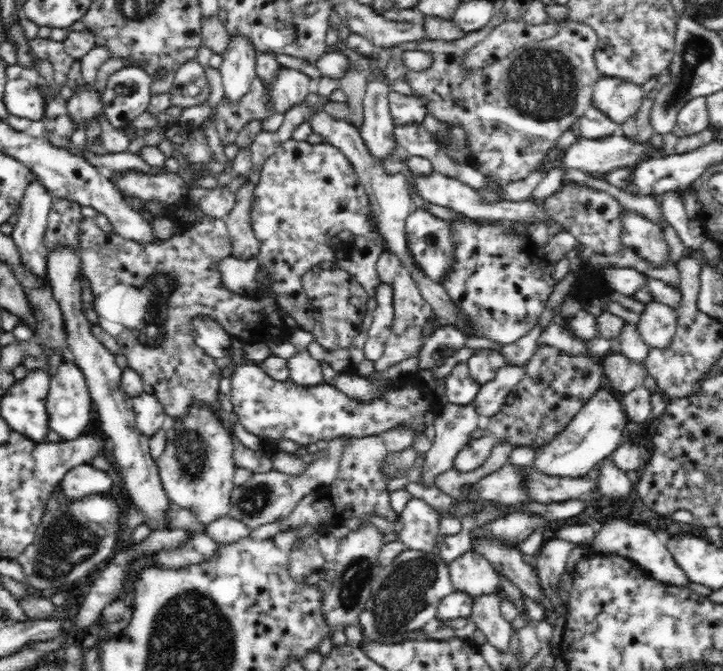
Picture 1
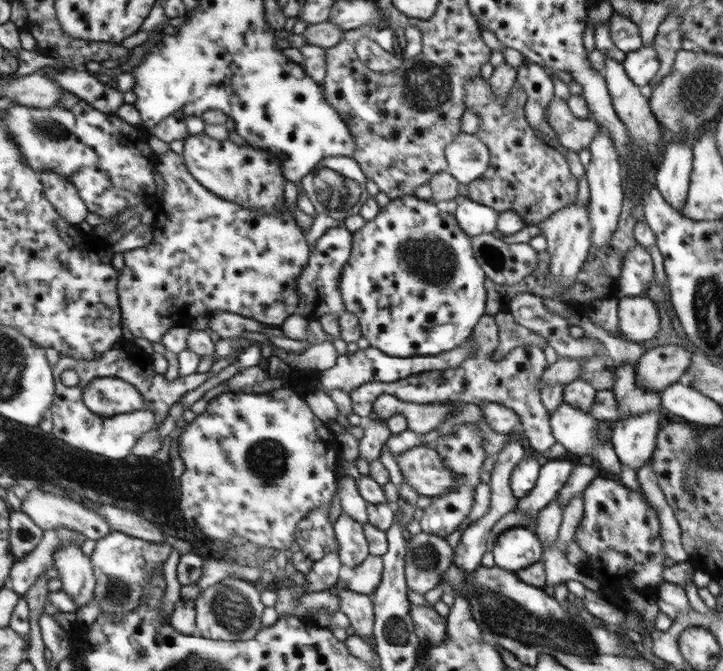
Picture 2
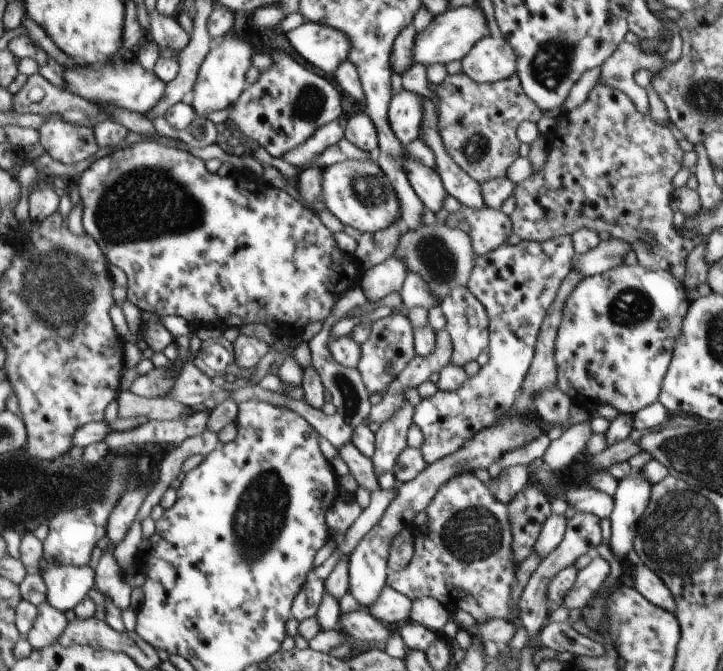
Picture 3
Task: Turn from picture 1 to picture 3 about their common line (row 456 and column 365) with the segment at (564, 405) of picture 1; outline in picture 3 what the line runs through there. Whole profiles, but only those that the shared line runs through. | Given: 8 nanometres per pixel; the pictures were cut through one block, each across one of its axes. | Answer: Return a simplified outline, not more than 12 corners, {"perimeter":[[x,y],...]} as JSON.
{"perimeter":[[351,441],[338,448],[338,457],[359,486],[381,489],[371,458]]}

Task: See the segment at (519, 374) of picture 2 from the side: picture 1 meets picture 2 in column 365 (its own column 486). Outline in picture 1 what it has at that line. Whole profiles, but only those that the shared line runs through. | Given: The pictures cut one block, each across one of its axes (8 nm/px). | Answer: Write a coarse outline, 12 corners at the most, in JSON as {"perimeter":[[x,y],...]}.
{"perimeter":[[506,366],[471,402],[483,420],[498,414],[525,375]]}

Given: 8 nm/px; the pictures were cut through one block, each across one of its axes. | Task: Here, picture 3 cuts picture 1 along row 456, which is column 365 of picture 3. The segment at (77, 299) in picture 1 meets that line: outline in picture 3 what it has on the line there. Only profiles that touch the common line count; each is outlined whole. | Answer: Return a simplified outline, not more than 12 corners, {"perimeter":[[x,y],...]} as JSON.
{"perimeter":[[367,113],[347,121],[345,138],[372,161],[379,158],[376,128]]}

